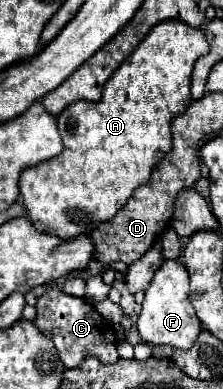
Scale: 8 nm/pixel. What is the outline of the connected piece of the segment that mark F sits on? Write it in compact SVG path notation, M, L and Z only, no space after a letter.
M168 259L158 267L150 287L146 289L142 313L138 317L136 327L140 337L152 345L170 345L178 349L190 349L190 345L202 331L202 323L196 317L196 311L188 297L188 269L184 267L182 261Z

